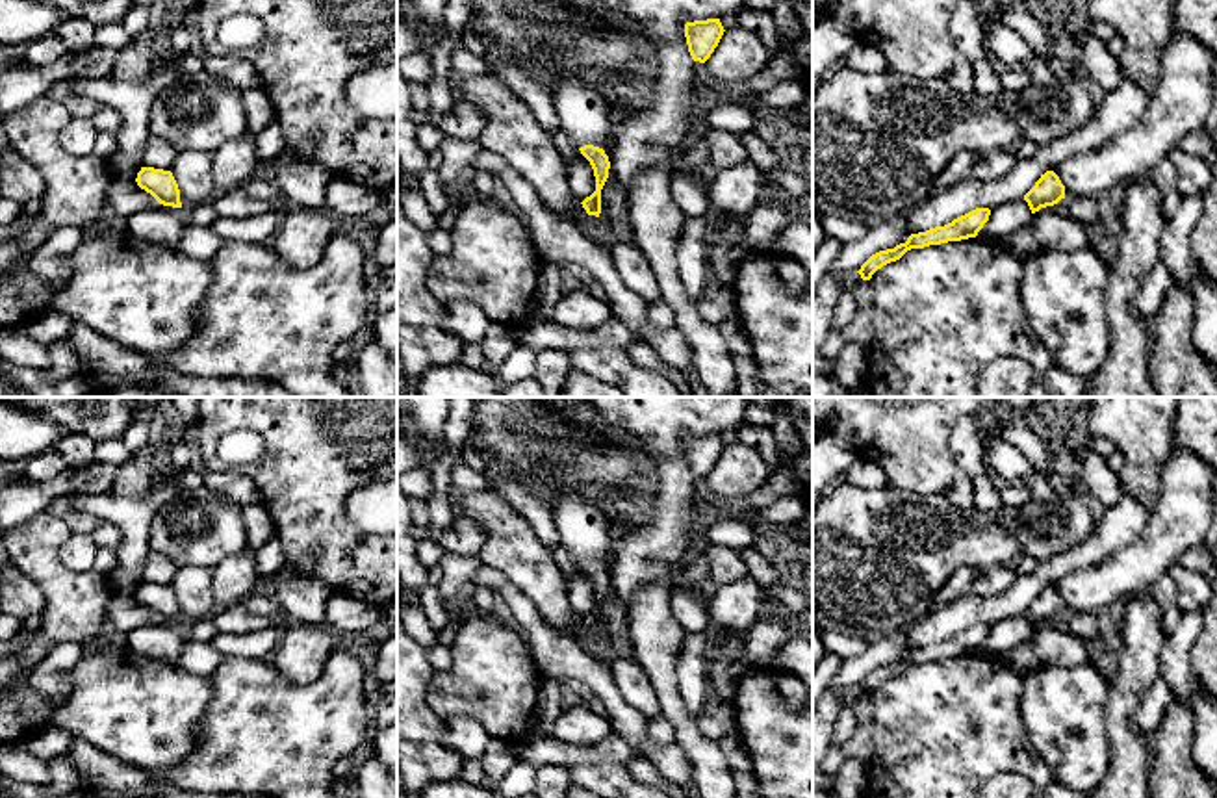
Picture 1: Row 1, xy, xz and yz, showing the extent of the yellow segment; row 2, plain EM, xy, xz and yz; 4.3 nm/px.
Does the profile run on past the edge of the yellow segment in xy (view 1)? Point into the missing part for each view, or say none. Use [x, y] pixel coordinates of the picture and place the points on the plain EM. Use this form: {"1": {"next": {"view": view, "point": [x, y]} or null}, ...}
{"1": {"next": null}}

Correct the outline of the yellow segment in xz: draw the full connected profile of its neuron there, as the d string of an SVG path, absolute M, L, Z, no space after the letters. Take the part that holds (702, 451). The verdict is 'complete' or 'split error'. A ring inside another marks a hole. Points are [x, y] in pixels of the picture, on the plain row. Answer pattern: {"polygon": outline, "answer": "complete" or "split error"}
{"polygon": "M720 434L694 436L685 440L688 468L694 477L705 479L718 462L724 442Z", "answer": "complete"}

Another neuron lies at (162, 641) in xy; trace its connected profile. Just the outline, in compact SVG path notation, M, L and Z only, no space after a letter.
M158 620L124 633L124 637L128 650L134 653L152 661L176 664L189 635L182 624Z

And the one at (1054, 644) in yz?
M1057 620L1035 627L1028 642L1046 664L1080 666L1093 663L1093 644L1072 635Z

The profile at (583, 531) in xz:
M560 494L551 497L551 512L558 540L577 566L575 573L590 579L579 564L584 560L605 562L610 531L603 510L581 496Z

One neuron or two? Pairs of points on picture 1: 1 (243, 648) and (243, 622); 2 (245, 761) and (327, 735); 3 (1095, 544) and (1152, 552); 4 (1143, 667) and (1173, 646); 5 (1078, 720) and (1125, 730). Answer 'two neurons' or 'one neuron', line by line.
1: two neurons
2: one neuron
3: two neurons
4: two neurons
5: two neurons

